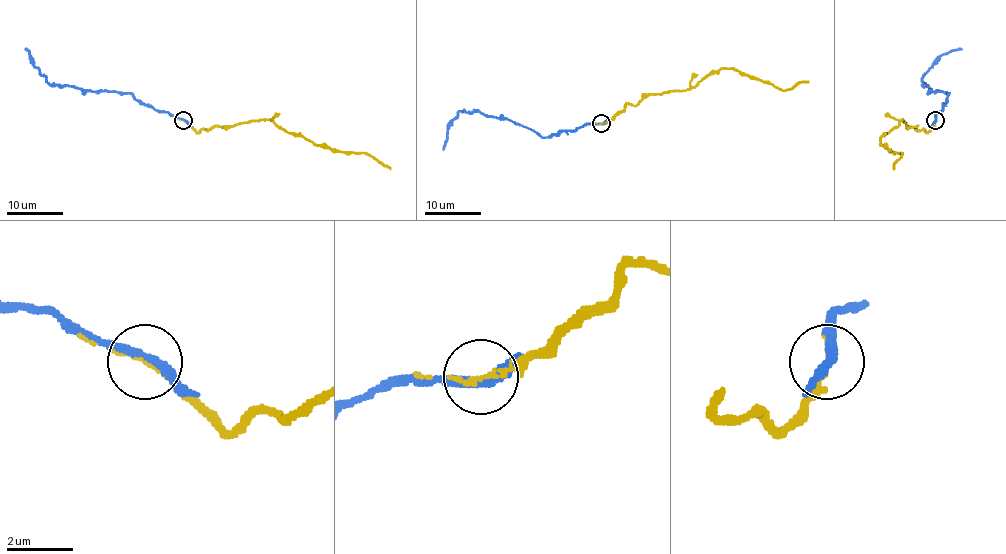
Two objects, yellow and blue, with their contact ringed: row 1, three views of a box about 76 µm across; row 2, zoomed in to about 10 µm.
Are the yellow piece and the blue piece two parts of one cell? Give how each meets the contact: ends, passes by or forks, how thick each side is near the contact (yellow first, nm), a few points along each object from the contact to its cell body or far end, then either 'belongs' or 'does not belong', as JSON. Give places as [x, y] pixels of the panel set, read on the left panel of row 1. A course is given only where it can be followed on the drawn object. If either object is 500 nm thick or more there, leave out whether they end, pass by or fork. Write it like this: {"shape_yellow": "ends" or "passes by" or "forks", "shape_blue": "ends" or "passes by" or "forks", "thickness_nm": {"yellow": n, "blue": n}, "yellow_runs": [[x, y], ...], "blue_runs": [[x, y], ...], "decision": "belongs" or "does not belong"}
{"shape_yellow": "ends", "shape_blue": "passes by", "thickness_nm": {"yellow": 130, "blue": 280}, "yellow_runs": [[184, 120], [196, 131], [253, 120], [272, 120], [288, 133], [299, 133], [336, 151], [367, 152], [390, 169]], "blue_runs": [[184, 120], [143, 105], [130, 93], [54, 85], [41, 75], [25, 48]], "decision": "belongs"}

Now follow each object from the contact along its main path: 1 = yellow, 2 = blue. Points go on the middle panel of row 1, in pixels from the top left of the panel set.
1: (602, 123), (626, 105), (637, 105), (652, 94), (690, 89), (721, 68), (732, 68), (785, 89), (808, 81)
2: (602, 123), (586, 123), (541, 137), (507, 119), (459, 111), (443, 150)

